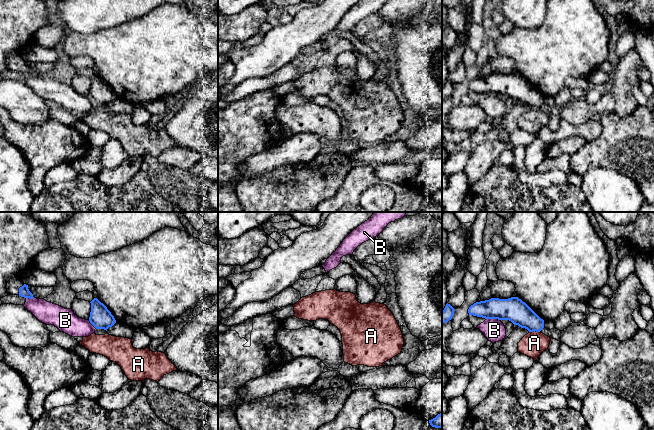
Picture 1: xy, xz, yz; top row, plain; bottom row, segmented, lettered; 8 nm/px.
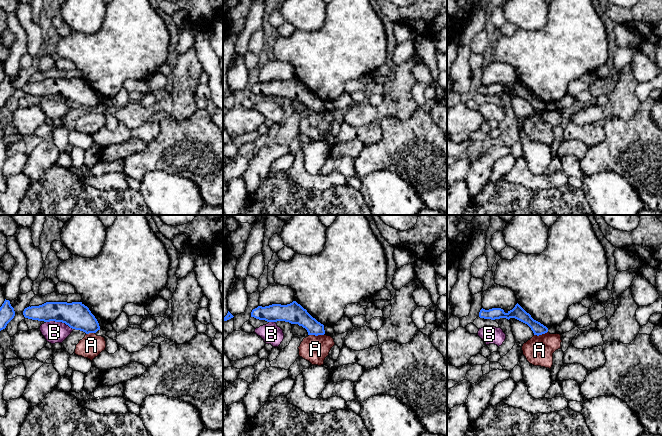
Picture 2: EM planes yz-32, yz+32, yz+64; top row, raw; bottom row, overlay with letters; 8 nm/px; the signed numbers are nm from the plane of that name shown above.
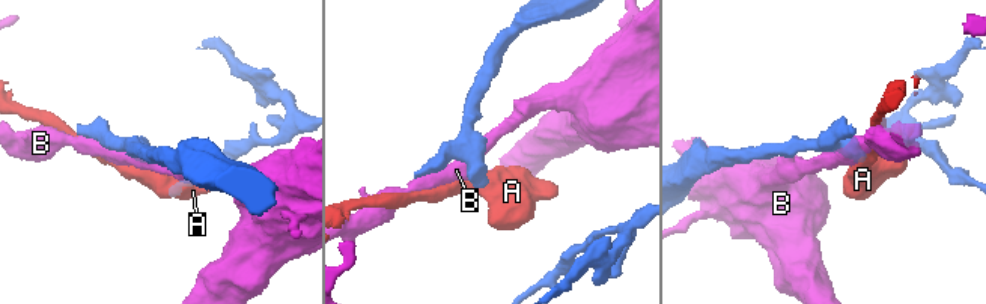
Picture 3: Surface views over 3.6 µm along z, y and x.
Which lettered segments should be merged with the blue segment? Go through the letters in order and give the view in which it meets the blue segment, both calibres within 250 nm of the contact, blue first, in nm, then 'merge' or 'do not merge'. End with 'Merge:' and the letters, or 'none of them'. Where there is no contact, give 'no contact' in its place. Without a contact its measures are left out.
A: contact in yz; calibres 190 and 190 nm; do not merge
B: contact in yz; calibres 190 and 180 nm; do not merge
Merge: none of them

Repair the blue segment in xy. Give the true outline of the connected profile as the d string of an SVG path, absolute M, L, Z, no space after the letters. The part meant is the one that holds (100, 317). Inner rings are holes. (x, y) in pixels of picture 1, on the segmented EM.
M94 298L90 303L91 312L89 321L96 329L104 329L107 331L109 327L112 327L116 323L111 312L97 298Z

